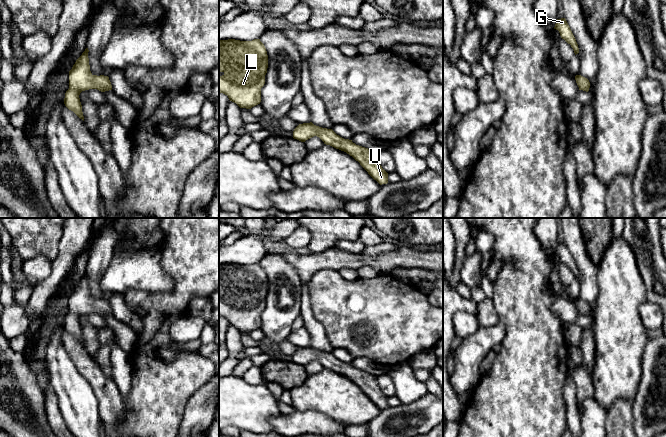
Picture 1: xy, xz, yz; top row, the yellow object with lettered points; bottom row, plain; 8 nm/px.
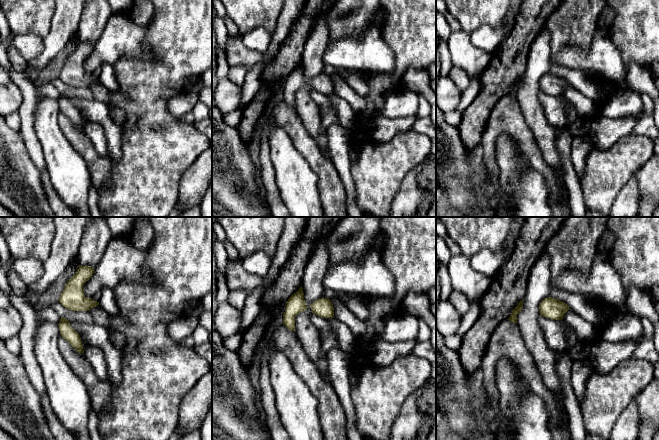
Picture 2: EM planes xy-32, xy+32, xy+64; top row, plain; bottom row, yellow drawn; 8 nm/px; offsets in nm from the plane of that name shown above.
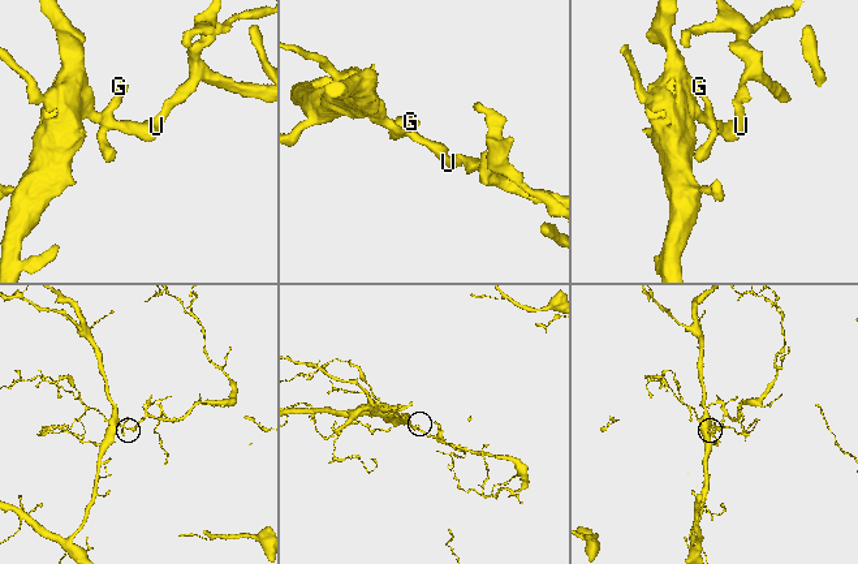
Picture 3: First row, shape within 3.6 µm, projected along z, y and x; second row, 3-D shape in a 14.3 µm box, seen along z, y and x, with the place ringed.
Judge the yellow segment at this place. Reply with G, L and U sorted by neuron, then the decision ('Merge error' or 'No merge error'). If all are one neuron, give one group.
Groups: G L U. No merge error

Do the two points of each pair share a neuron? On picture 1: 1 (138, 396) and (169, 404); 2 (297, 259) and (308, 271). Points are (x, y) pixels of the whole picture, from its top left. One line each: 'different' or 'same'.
1: same
2: same

